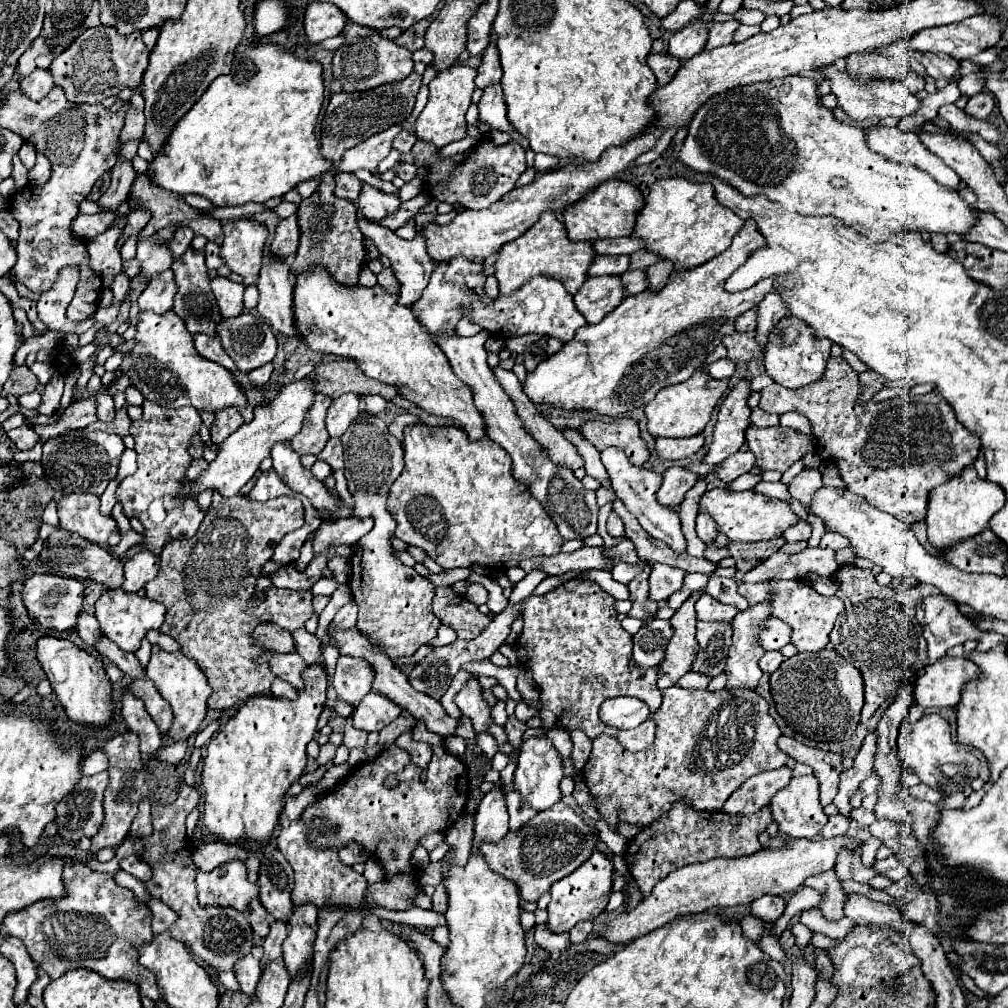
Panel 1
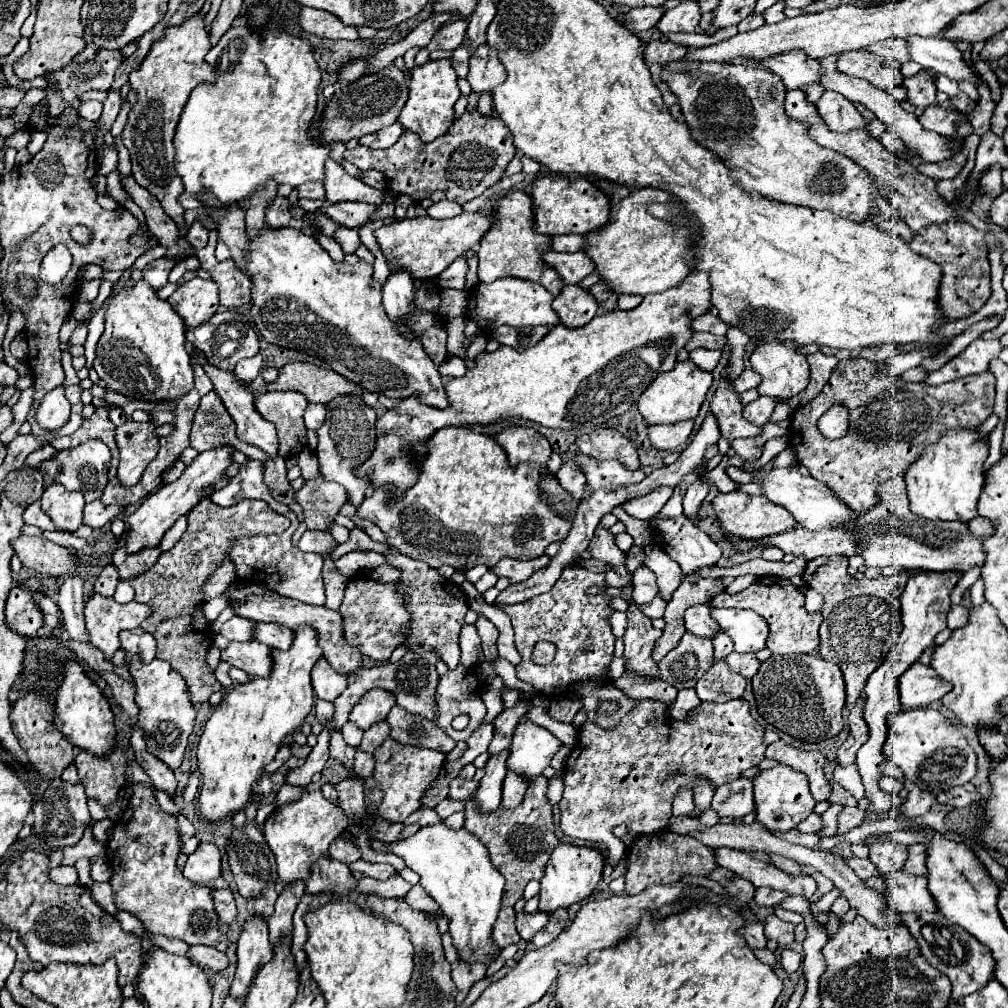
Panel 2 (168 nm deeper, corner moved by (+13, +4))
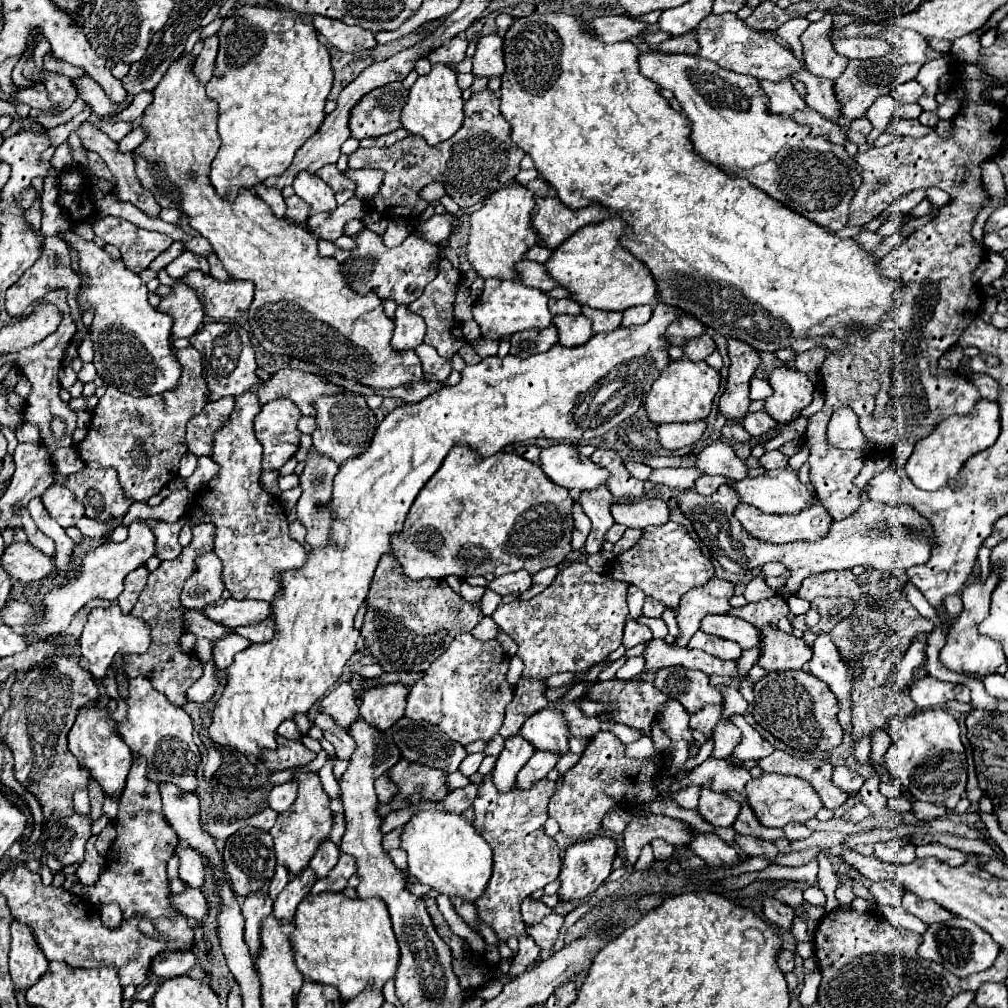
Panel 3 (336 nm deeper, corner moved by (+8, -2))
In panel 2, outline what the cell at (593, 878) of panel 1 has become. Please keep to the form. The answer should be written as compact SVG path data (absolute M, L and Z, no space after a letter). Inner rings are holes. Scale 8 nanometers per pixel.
M558 845L548 861L548 867L544 871L544 877L540 879L540 911L556 911L558 907L570 907L572 903L578 903L592 895L598 881L602 879L602 867L604 867L604 855L592 847L580 847L580 845Z

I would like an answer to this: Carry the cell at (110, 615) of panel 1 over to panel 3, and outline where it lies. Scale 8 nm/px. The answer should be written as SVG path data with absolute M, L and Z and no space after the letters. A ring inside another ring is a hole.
M111 605L107 609L103 609L103 607L91 609L89 619L87 619L83 633L81 633L81 639L79 639L81 655L89 661L89 673L97 679L103 679L113 657L119 651L123 651L127 655L145 653L149 647L149 633L151 633L149 625L141 617L133 617L129 613L123 613L119 609L119 605Z

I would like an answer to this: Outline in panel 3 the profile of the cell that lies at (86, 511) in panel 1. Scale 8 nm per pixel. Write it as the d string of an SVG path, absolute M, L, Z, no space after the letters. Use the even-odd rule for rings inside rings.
M51 485L41 499L49 515L61 527L73 527L85 515L85 507L69 493L69 489L65 489L65 485Z

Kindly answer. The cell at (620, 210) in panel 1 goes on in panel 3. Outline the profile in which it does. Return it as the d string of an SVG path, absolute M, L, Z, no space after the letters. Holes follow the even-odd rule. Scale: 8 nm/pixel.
M537 177L535 181L531 181L527 185L527 189L533 193L535 197L535 215L533 215L533 227L537 231L537 245L541 247L549 247L549 249L557 249L565 239L569 239L573 233L577 233L577 229L585 227L585 225L591 225L591 223L599 223L599 221L605 221L609 217L607 209L603 205L597 205L597 203L591 203L587 207L581 207L581 209L569 209L561 203L561 199L557 197L553 185L549 181L545 181L543 177Z

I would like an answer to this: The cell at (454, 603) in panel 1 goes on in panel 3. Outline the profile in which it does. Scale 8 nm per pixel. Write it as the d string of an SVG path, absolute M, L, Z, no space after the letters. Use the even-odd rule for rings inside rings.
M385 553L373 575L367 595L369 607L361 637L371 649L373 657L385 671L423 671L423 663L431 665L441 657L443 647L457 635L469 633L485 615L479 605L465 601L445 581L437 579L409 579L393 553ZM423 645L427 649L423 651Z

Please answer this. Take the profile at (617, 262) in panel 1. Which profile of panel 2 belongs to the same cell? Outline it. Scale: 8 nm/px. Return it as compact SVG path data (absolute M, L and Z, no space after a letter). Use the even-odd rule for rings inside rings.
M548 251L544 253L544 263L554 267L554 271L560 275L564 285L580 283L586 275L594 271L592 261L584 253L554 253Z

